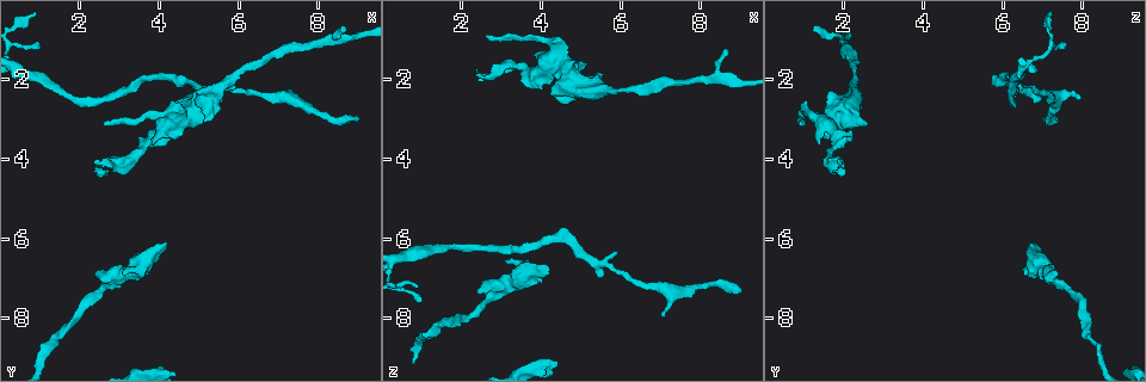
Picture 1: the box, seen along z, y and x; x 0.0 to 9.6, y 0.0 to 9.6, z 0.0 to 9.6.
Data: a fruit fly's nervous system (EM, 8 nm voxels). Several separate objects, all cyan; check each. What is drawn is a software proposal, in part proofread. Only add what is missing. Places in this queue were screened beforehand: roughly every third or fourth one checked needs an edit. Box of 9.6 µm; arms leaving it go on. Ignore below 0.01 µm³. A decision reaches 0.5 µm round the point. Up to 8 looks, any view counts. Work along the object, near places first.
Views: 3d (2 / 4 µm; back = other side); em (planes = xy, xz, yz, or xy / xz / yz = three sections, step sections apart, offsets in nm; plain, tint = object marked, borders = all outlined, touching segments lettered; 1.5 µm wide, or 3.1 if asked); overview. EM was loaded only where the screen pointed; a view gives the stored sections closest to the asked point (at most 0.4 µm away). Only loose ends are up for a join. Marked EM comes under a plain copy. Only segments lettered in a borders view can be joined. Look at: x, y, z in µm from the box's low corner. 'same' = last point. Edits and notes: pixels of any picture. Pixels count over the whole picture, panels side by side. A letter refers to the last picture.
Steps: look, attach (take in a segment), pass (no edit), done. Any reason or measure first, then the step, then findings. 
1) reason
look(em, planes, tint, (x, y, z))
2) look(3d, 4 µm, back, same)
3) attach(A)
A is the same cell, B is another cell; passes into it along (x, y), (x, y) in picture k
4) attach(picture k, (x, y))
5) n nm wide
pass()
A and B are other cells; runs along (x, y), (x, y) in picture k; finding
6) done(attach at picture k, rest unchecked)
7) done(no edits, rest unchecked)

thin end
look(em, planes, borders, (8.65, 0.75, 1.20))

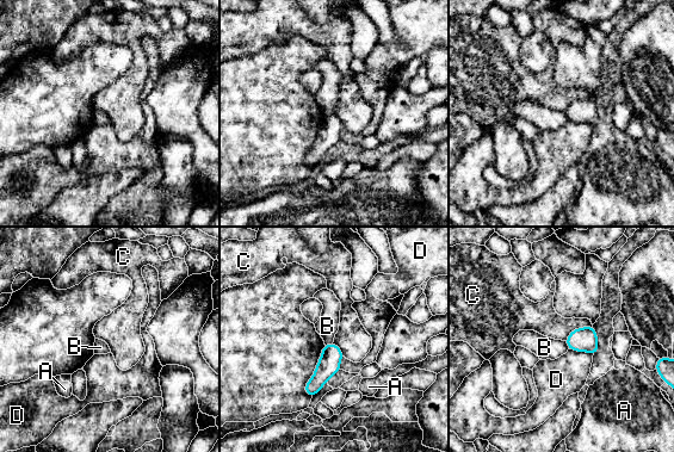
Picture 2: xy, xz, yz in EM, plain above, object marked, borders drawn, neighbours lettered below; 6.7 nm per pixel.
C touches over 220 nm
pass()
A, B, C and D are other cells; border along (592, 324), (575, 328), (564, 340) in picture 2; none of them fits

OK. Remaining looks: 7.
free end
look(em, planes, borders, (2.35, 4.25, 1.90))

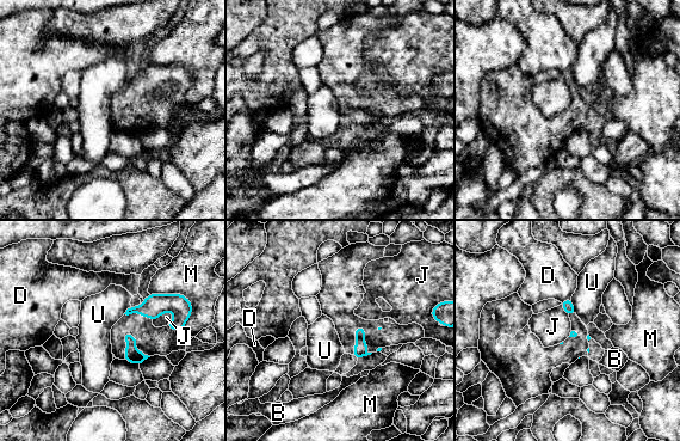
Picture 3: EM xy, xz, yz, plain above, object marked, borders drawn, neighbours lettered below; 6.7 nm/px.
pass()
B, D, J, M and U are other cells; border along (175, 314), (162, 312), (153, 320) in picture 3; no lettered segment goes on from it

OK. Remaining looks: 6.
tapers out
look(3d, 4 µm, (1.05, 1.15, 7.60))

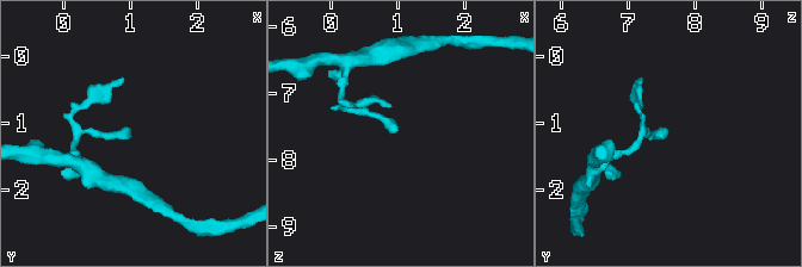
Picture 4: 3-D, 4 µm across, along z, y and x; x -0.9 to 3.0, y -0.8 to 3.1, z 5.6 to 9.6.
shape alone is not enough
look(em, xz, step 8, borders, (1.00, 1.10, 7.55))

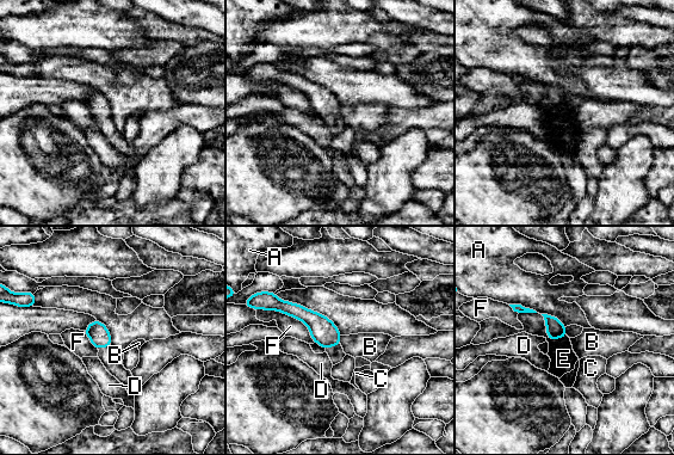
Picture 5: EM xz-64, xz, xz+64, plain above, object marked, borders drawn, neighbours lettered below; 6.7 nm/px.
look(em, planes, borders, same)

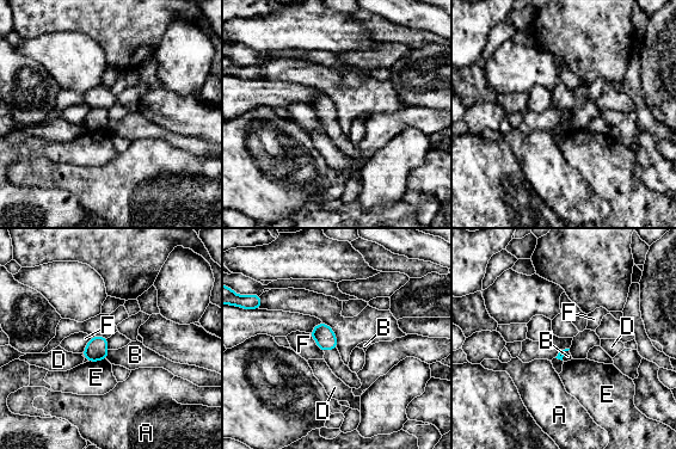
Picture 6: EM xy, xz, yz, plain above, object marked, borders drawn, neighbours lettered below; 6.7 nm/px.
F touches over 160 nm
pass()
A, B, D, E and F are other cells; border along (109, 350), (105, 358) in picture 6; none of them fits

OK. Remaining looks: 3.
done(no edits, rest unchecked)

